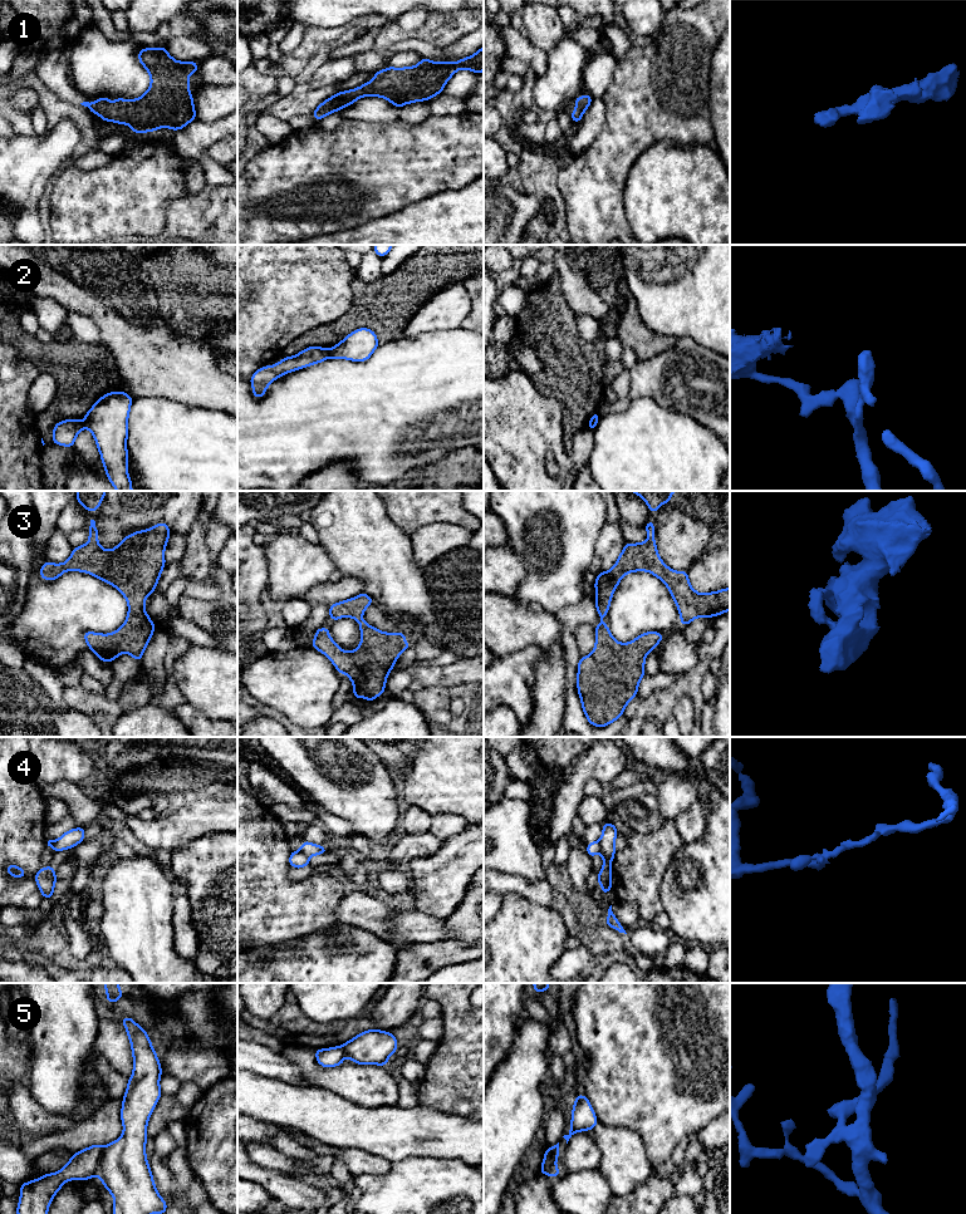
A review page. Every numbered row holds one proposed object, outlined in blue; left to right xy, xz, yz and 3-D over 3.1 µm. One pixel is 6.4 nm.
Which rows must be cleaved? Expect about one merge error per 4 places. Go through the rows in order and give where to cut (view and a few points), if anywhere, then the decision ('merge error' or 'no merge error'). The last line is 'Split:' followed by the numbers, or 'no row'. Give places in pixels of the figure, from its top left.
1: no cut | no merge error
2: xz (329, 349), (331, 357) | merge error
3: no cut | no merge error
4: yz (598, 841), (601, 851) | merge error
5: xy (103, 1148), (99, 1155), (97, 1174) | merge error
Split: 2, 4, 5

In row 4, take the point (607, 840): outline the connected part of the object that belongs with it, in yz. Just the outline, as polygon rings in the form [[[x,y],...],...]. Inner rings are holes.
[[[611,822],[603,824],[603,832],[599,839],[600,854],[603,856],[603,868],[600,869],[597,881],[602,885],[602,894],[612,890],[612,866],[609,865],[614,859],[614,842],[618,830]]]

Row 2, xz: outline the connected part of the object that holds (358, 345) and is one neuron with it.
[[[361,328],[330,348],[330,358],[366,362],[378,345],[379,343],[376,333],[371,329]]]

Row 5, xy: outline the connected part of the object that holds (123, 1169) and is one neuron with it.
[[[131,1017],[121,1023],[131,1042],[133,1073],[122,1102],[123,1134],[103,1146],[98,1176],[113,1196],[113,1214],[165,1214],[167,1203],[156,1189],[146,1156],[147,1124],[162,1095],[162,1068],[144,1028]]]

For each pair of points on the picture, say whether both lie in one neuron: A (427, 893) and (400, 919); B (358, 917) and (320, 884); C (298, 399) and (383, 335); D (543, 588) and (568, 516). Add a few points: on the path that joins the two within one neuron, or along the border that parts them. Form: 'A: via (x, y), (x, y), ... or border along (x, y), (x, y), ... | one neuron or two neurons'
A: border along (415, 909), (444, 918) | two neurons
B: border along (346, 894), (337, 907), (336, 923) | two neurons
C: border along (405, 337), (379, 345) | two neurons
D: via (560, 570), (567, 555), (567, 534) | one neuron

